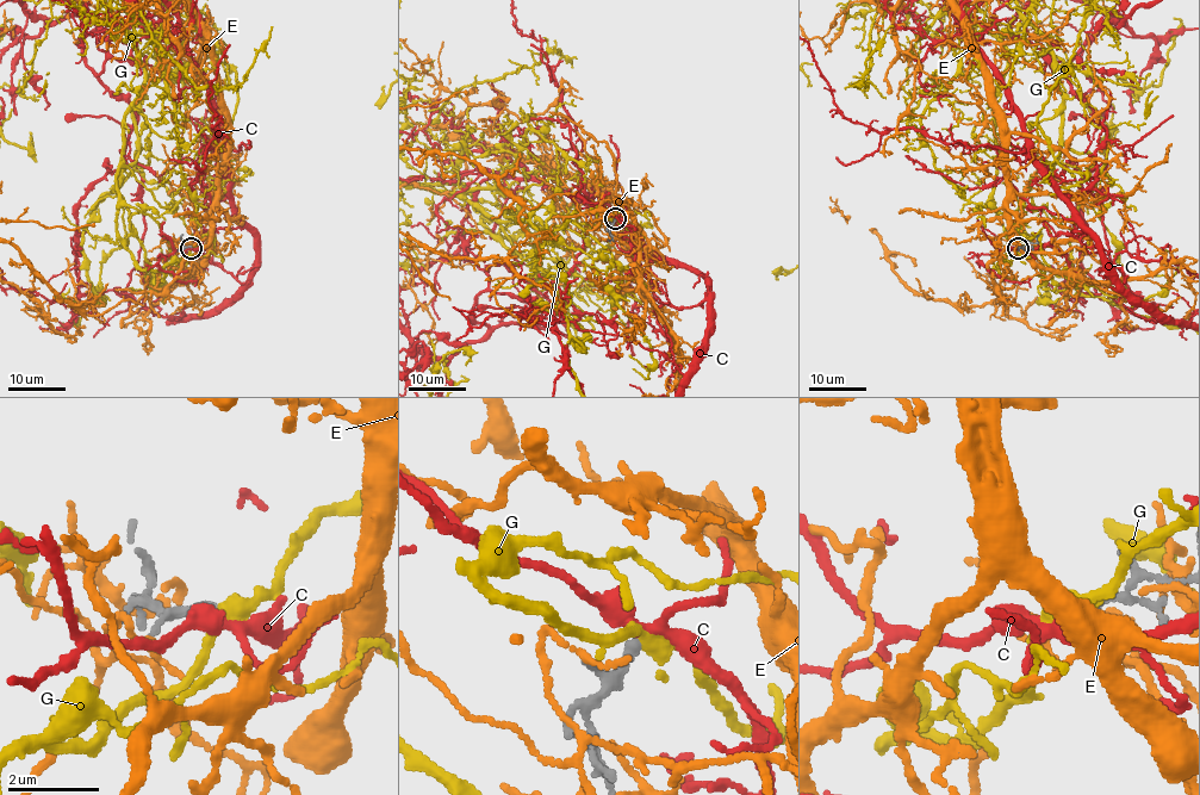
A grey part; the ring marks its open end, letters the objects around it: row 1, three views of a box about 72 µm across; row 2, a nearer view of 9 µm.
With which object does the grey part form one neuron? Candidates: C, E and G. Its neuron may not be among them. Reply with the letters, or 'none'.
C

